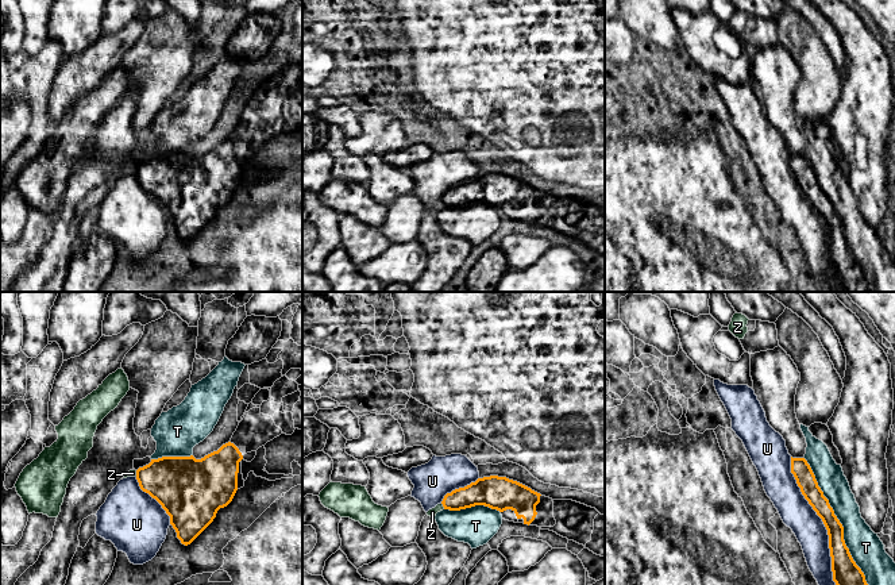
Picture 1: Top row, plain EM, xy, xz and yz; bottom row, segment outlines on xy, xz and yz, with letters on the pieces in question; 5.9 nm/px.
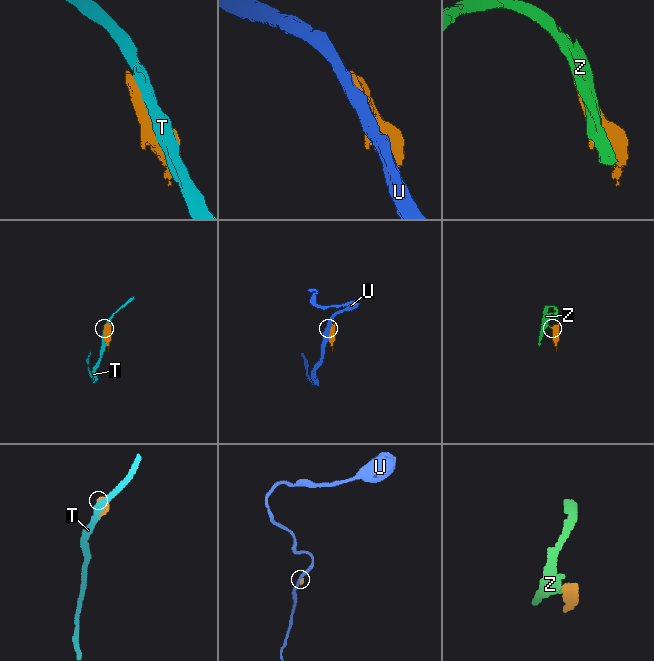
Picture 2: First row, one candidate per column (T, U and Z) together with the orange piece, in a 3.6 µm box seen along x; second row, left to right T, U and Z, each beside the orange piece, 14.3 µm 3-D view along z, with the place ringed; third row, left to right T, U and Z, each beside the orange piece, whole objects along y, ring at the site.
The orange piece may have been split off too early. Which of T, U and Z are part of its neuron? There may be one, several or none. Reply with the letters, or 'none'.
none

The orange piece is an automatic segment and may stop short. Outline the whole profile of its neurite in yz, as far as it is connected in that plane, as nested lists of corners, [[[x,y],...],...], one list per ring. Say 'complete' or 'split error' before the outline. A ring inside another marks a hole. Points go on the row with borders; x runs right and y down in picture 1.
complete; [[[791,457],[791,473],[794,474],[802,494],[822,519],[828,530],[833,581],[836,585],[868,585],[864,573],[856,565],[845,544],[844,527],[834,515],[829,500],[818,486],[807,461],[805,458]]]

